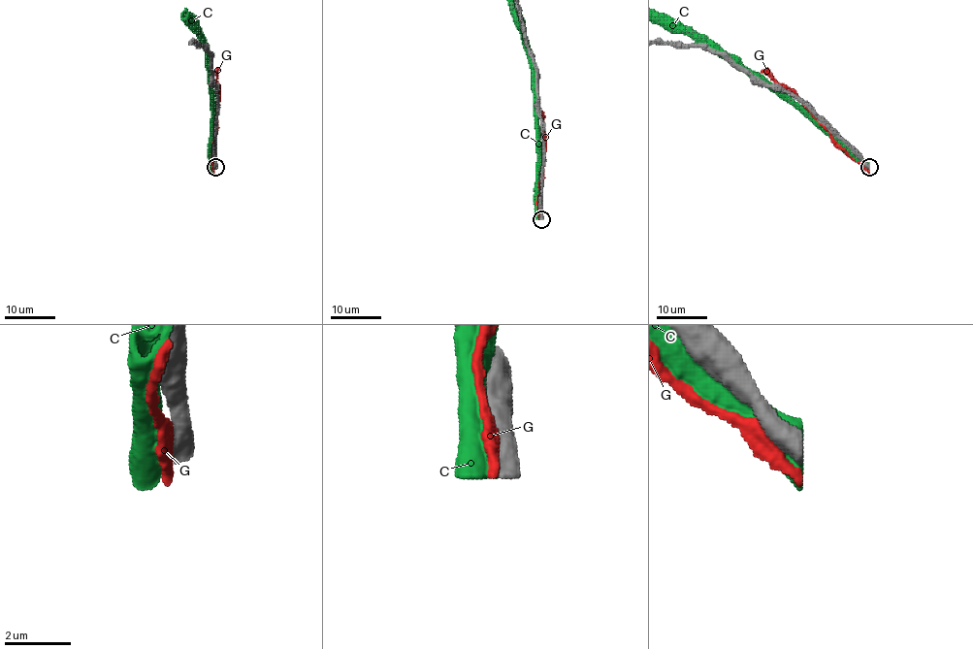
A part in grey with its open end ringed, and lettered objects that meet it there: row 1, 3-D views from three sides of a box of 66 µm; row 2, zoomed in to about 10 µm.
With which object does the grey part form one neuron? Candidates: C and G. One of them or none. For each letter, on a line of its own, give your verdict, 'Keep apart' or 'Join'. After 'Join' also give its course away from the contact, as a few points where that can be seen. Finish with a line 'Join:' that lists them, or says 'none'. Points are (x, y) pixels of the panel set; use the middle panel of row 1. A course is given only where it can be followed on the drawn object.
C: Keep apart
G: Keep apart
Join: none

